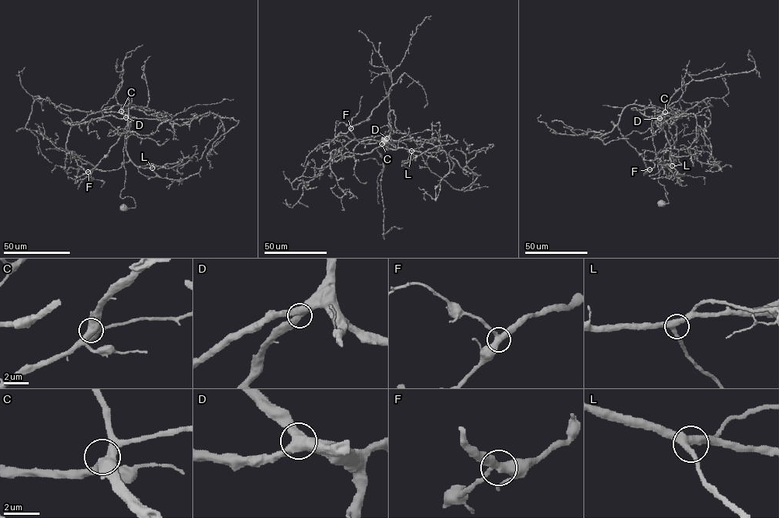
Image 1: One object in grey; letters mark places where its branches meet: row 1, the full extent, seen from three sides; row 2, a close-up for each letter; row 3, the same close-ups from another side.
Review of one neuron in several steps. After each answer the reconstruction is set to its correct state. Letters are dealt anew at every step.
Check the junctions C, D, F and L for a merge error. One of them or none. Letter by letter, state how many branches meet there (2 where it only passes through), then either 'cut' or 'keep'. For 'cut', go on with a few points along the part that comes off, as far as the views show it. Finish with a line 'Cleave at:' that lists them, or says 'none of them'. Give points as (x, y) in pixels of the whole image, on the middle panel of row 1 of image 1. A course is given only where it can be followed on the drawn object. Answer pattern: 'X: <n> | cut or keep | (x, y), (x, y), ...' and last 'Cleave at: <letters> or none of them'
C: 3 | keep
D: 3 | keep
F: 3 | keep
L: 3 | keep
Cleave at: none of them

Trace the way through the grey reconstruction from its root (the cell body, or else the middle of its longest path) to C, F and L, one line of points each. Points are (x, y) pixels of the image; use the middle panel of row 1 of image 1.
C: (384, 140), (396, 147), (393, 144), (381, 146), (386, 138), (384, 133), (389, 130), (389, 136), (382, 144)
F: (384, 140), (396, 147), (381, 146), (386, 138), (384, 133), (391, 129), (388, 96), (366, 119), (351, 127)
L: (384, 140), (396, 147), (381, 146), (389, 130), (386, 149), (411, 151)

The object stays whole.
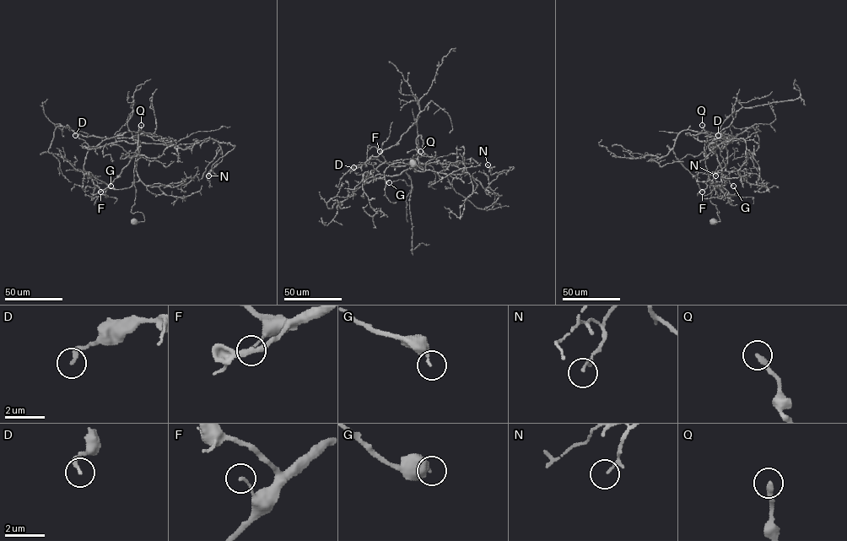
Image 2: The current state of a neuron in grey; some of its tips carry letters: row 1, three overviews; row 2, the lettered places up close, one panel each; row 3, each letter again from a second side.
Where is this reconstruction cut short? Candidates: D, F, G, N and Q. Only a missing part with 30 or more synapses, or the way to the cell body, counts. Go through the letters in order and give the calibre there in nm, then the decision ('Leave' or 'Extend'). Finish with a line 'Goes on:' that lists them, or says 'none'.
D: Thickness 200 nm. Leave
F: Thickness 100 nm. Leave
G: Thickness 240 nm. Leave
N: Thickness 130 nm. Leave
Q: Thickness 260 nm. Leave
Goes on: none

